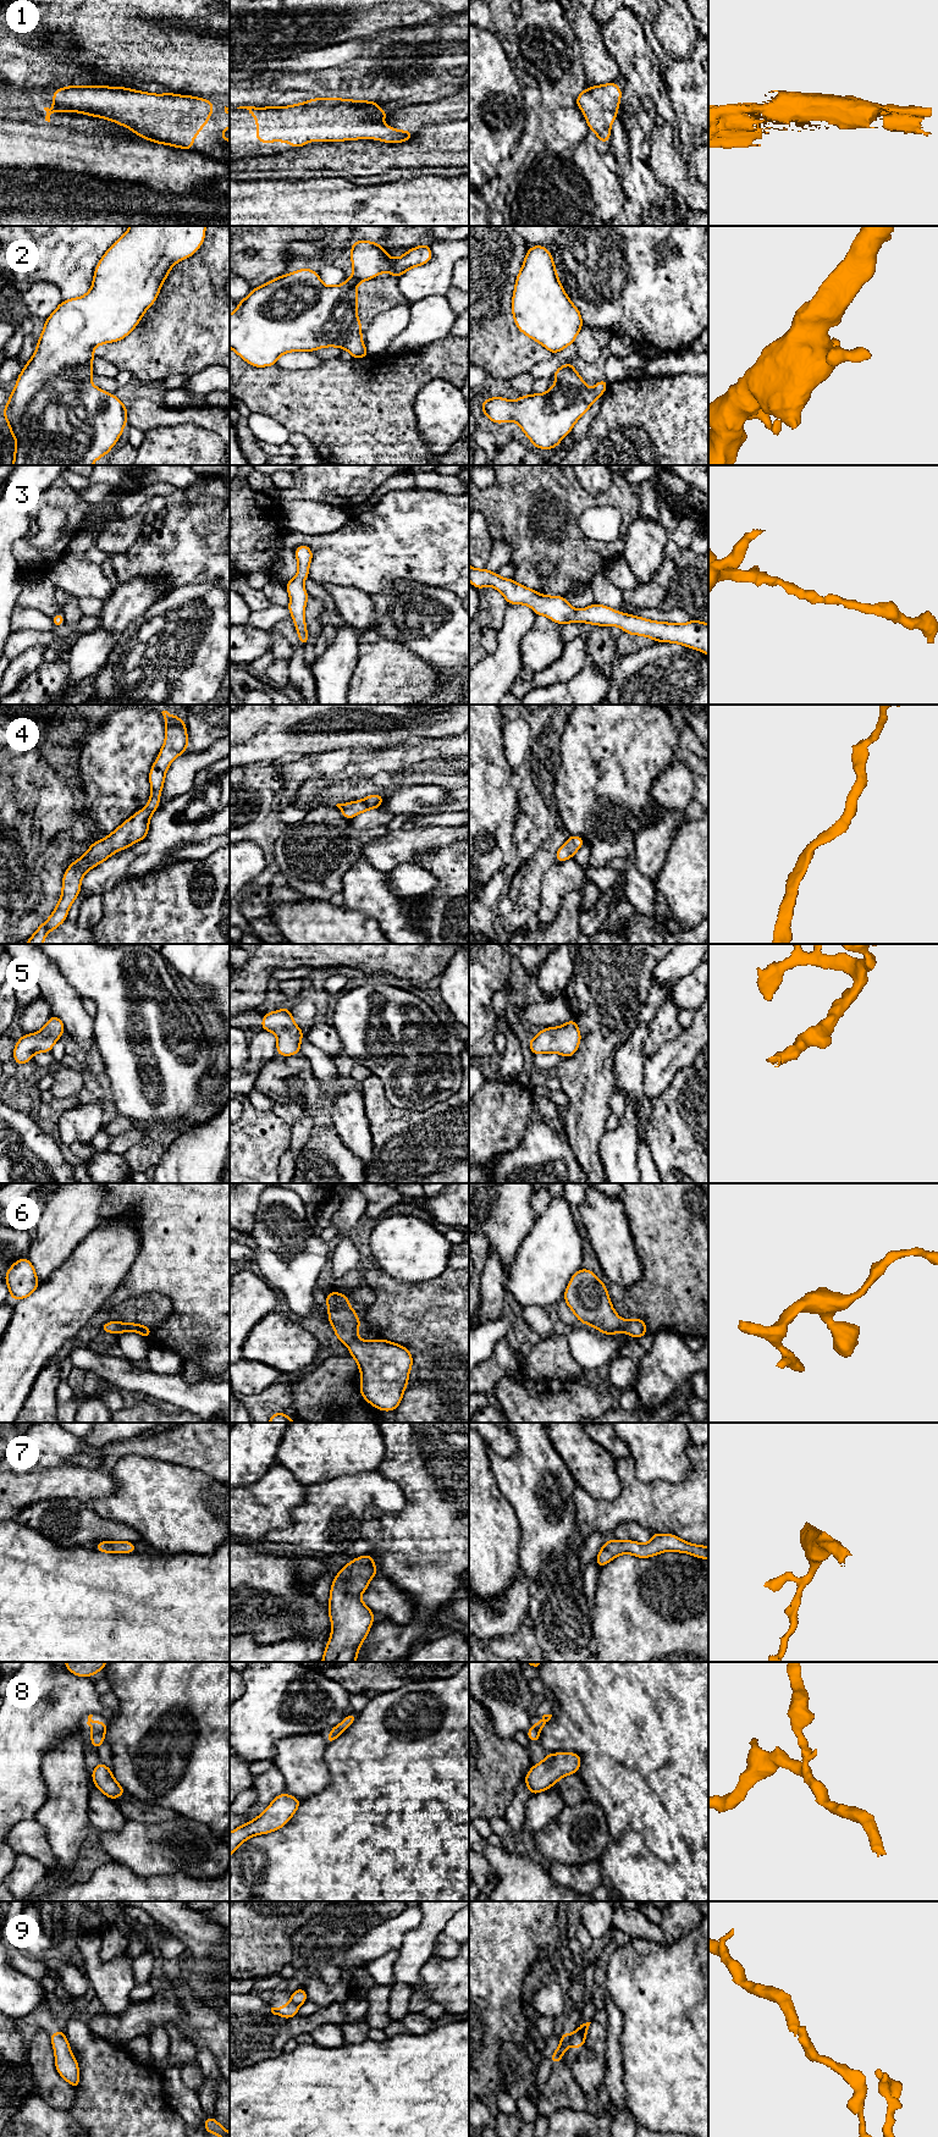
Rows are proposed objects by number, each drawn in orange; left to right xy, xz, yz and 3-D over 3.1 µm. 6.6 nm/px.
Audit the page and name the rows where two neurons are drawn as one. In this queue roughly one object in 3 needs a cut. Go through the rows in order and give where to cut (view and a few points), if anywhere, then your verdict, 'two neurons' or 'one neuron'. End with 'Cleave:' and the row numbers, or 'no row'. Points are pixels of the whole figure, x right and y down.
1: cut none; one neuron
2: cut none; one neuron
3: cut none; one neuron
4: cut none; one neuron
5: cut none; one neuron
6: cut none; one neuron
7: cut none; one neuron
8: cut xy (104, 1730), (93, 1734); two neurons
9: cut xz (291, 1999), (298, 2005); two neurons
Cleave: 8, 9

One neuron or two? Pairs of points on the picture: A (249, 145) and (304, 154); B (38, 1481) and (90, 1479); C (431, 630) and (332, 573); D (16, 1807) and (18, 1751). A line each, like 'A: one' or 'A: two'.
A: two
B: one
C: two
D: one

